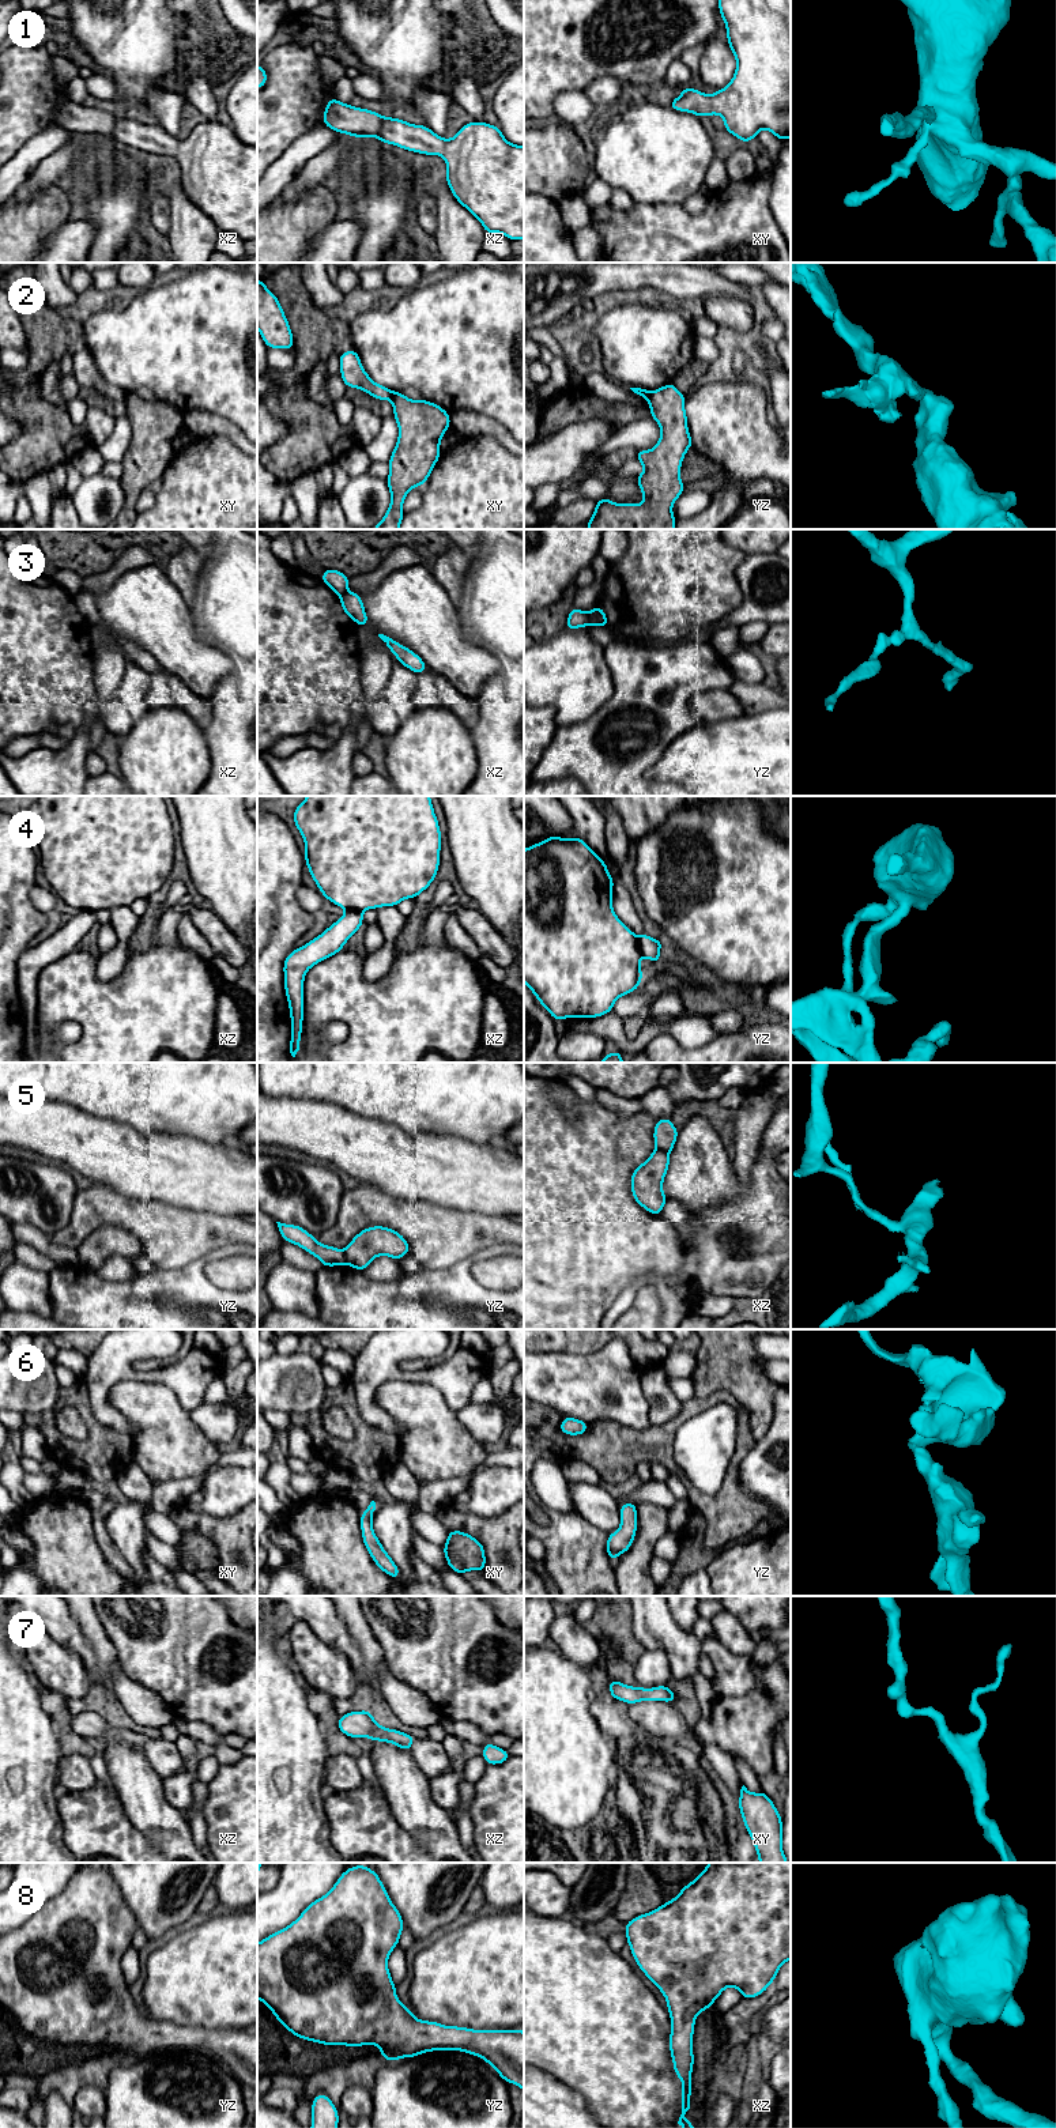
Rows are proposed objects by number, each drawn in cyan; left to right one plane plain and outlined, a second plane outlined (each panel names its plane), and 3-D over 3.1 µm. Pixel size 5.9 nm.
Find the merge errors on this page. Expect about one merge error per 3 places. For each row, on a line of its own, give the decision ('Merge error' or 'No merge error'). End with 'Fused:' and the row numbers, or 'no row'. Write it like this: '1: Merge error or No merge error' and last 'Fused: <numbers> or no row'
1: No merge error
2: Merge error
3: Merge error
4: Merge error
5: Merge error
6: No merge error
7: No merge error
8: No merge error
Fused: 2, 3, 4, 5

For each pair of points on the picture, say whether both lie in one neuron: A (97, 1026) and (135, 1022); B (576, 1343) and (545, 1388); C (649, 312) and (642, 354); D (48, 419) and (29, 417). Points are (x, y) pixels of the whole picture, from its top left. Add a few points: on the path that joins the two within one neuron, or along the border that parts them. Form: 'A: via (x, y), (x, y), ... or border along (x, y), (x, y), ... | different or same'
A: via (106, 1026), (125, 1025) | same
B: border along (600, 1349), (588, 1354), (538, 1353) | different
C: via (645, 323), (644, 343) | same
D: via (44, 419), (33, 417) | same

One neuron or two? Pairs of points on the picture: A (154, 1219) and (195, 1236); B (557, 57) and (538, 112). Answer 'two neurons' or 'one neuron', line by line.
A: one neuron
B: one neuron

